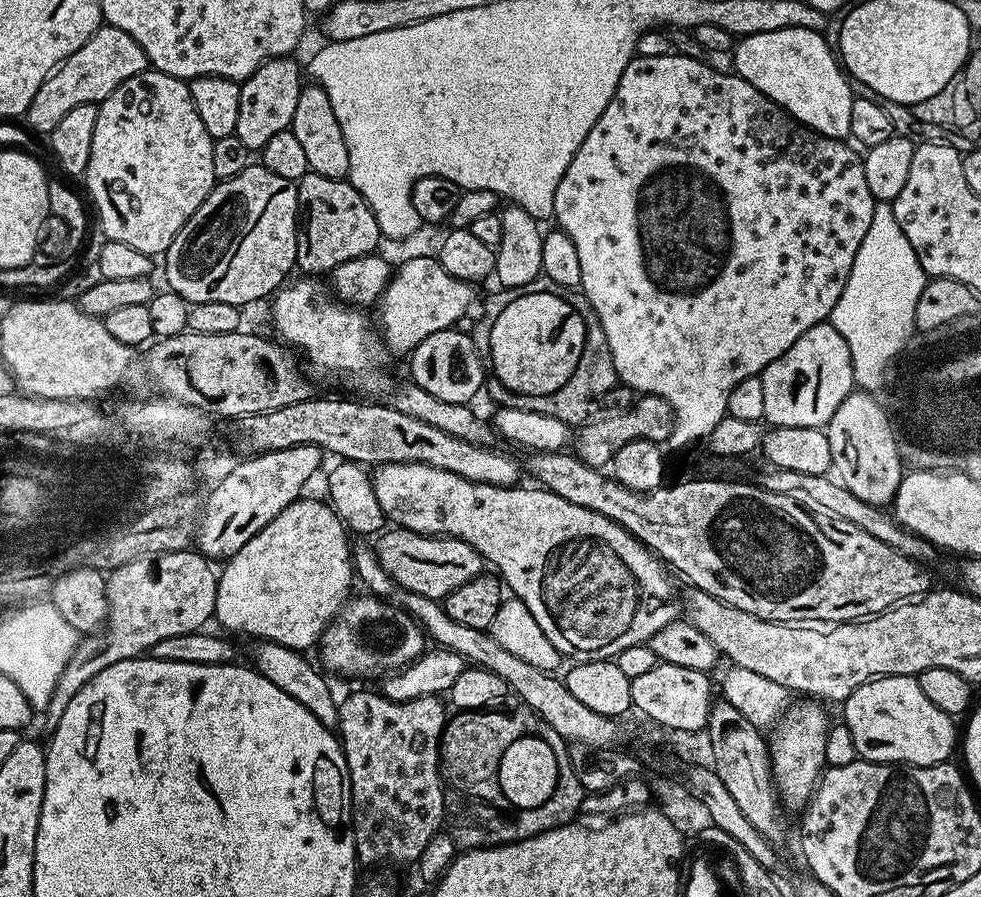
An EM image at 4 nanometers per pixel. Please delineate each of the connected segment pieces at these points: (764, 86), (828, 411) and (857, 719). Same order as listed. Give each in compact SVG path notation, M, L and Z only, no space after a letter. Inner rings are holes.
M797 28L745 36L735 41L732 64L735 75L750 82L754 90L766 94L766 98L783 108L799 124L820 136L847 141L852 134L850 106L854 99L853 85L833 45L831 48L824 38L824 32Z
M831 322L815 324L790 346L790 350L783 352L770 366L766 366L759 375L762 382L762 403L765 404L764 420L769 425L781 428L782 426L810 426L823 429L834 418L834 410L842 406L842 402L854 391L856 379L854 378L854 366L850 346L846 344L846 338L838 330L834 330Z
M879 676L877 680L867 680L862 686L855 688L848 695L847 700L843 701L844 708L844 724L848 727L848 736L852 739L852 744L856 747L855 755L862 760L873 760L875 764L913 764L915 768L925 768L926 766L934 766L935 764L945 763L949 759L948 756L952 752L952 747L958 744L958 728L954 725L953 717L947 716L942 710L938 710L938 706L934 706L934 702L930 702L930 698L926 698L926 694L922 694L922 686L918 686L916 677L914 676Z

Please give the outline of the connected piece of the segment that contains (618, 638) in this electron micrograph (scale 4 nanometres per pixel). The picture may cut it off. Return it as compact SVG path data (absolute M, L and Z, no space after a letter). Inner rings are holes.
M382 464L371 473L371 481L373 493L377 496L381 510L384 511L385 517L393 525L411 532L417 532L423 536L452 536L456 540L461 540L470 546L474 546L474 550L478 550L478 554L483 556L491 567L493 564L497 568L493 569L502 577L507 591L513 597L520 599L526 608L530 610L530 614L534 616L538 625L541 626L543 634L560 652L561 657L576 656L572 658L579 658L581 661L614 658L619 652L626 650L630 646L648 644L652 636L658 634L658 630L662 630L662 626L674 622L681 615L681 597L679 595L676 597L676 588L668 581L668 576L664 573L666 571L665 565L661 563L651 548L640 543L623 526L615 524L610 518L606 518L594 510L586 510L582 506L574 506L574 502L566 502L566 498L549 492L543 486L531 486L532 488L524 488L525 486L513 486L510 488L490 486L489 484L467 480L450 470L438 470L434 466L426 466L425 464Z

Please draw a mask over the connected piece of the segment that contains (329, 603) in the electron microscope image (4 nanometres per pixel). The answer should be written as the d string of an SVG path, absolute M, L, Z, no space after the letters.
M296 500L274 522L270 522L238 554L228 557L216 581L215 623L220 623L229 633L245 632L256 636L257 641L278 642L287 648L297 650L315 649L320 643L332 619L337 616L349 599L354 569L353 549L348 548L350 532L340 520L330 503L320 500Z

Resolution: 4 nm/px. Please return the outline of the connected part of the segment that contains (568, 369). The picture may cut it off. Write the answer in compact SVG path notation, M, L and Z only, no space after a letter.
M528 290L523 294L516 294L512 301L509 304L505 303L501 307L500 313L498 314L497 321L494 322L493 328L490 330L490 368L496 371L496 376L500 379L500 384L504 388L509 388L510 391L514 392L513 394L519 394L521 396L545 396L551 392L559 392L563 388L564 383L571 378L574 374L574 370L578 366L578 362L581 358L581 352L584 349L584 339L586 338L586 330L584 329L584 317L579 312L574 305L572 305L571 299L565 298L563 300L560 295L555 291L552 292L532 292L536 290Z

